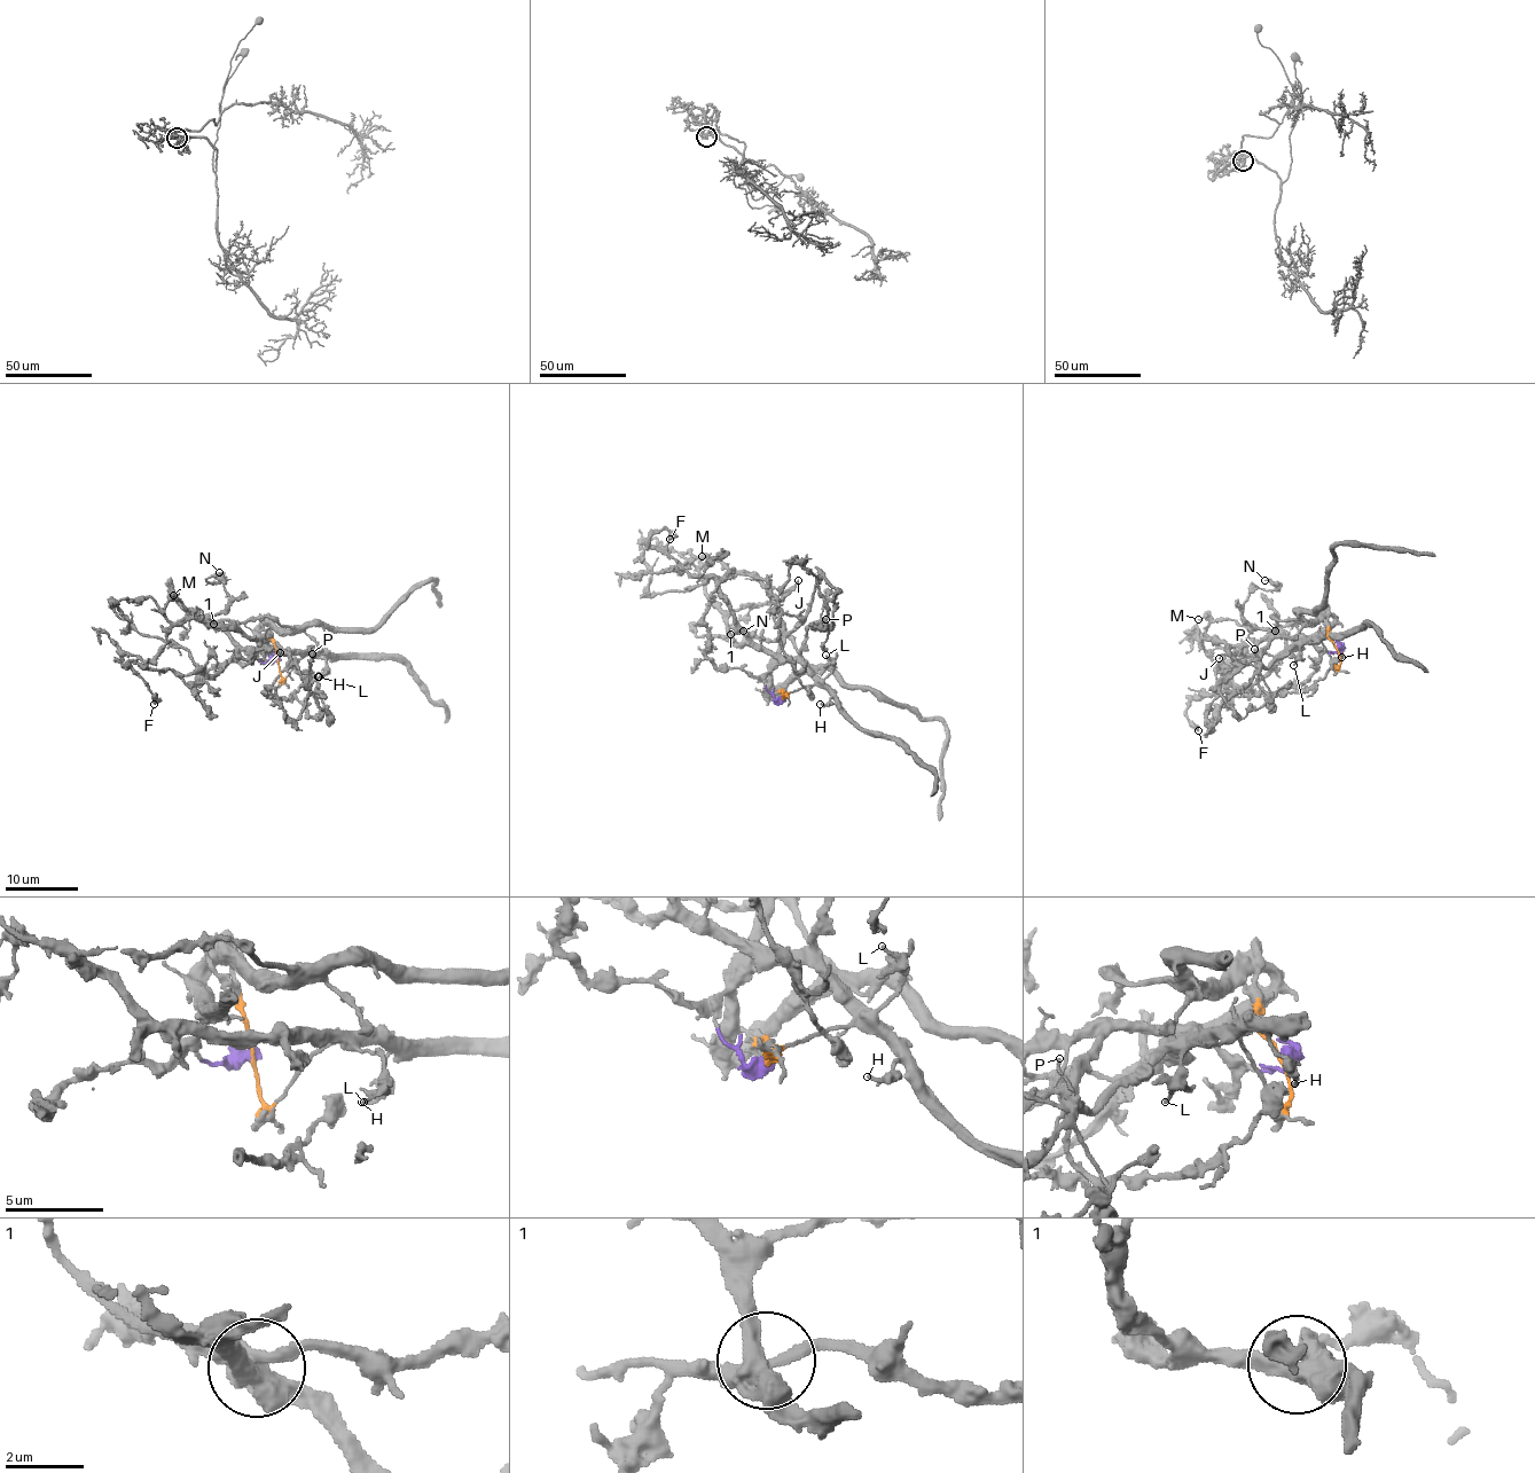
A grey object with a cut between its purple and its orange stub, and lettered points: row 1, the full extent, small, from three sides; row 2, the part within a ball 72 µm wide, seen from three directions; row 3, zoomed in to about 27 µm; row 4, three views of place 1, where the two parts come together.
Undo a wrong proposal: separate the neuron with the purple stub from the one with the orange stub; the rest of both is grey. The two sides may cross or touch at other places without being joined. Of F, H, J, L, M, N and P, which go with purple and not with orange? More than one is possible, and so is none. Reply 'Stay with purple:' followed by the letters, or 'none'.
Stay with purple: none

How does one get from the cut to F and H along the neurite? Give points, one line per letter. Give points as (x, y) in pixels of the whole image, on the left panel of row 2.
F: (279, 659), (286, 678), (306, 655), (240, 650), (212, 674), (177, 674), (131, 661), (155, 704)
H: (279, 659), (281, 675), (286, 678), (300, 659), (316, 653), (327, 659), (324, 673), (318, 676)

